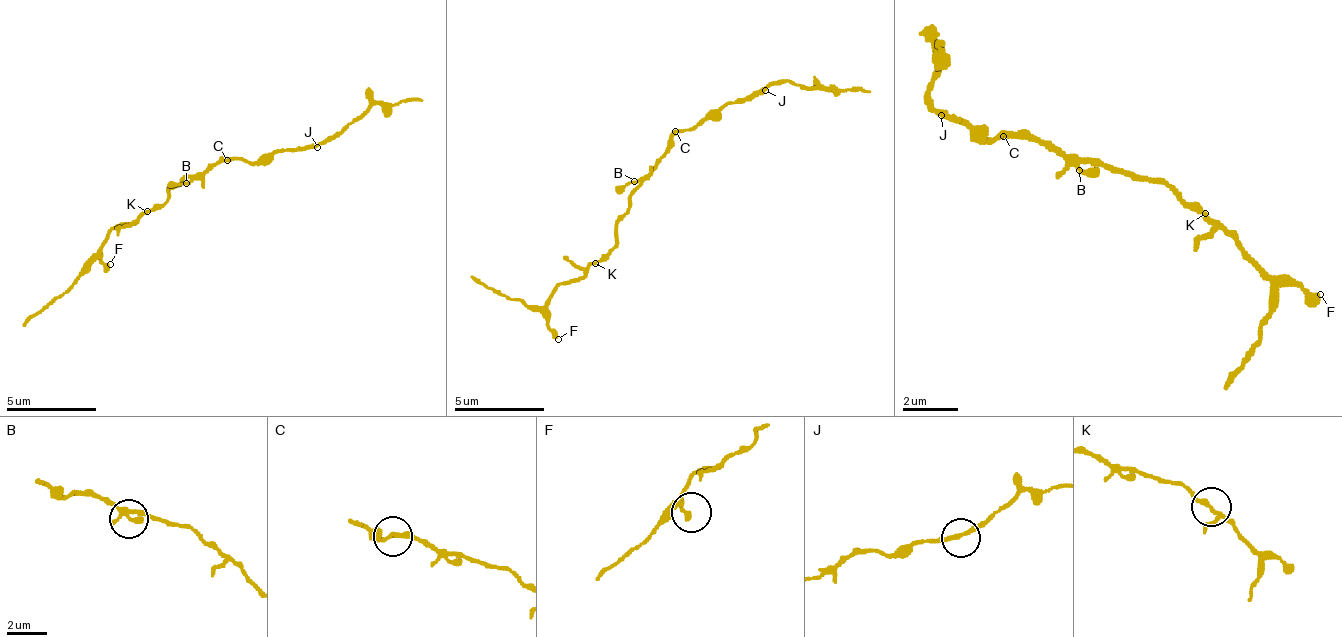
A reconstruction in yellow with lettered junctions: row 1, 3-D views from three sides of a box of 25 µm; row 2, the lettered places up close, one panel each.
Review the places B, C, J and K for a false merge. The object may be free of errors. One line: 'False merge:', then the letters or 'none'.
False merge: K

